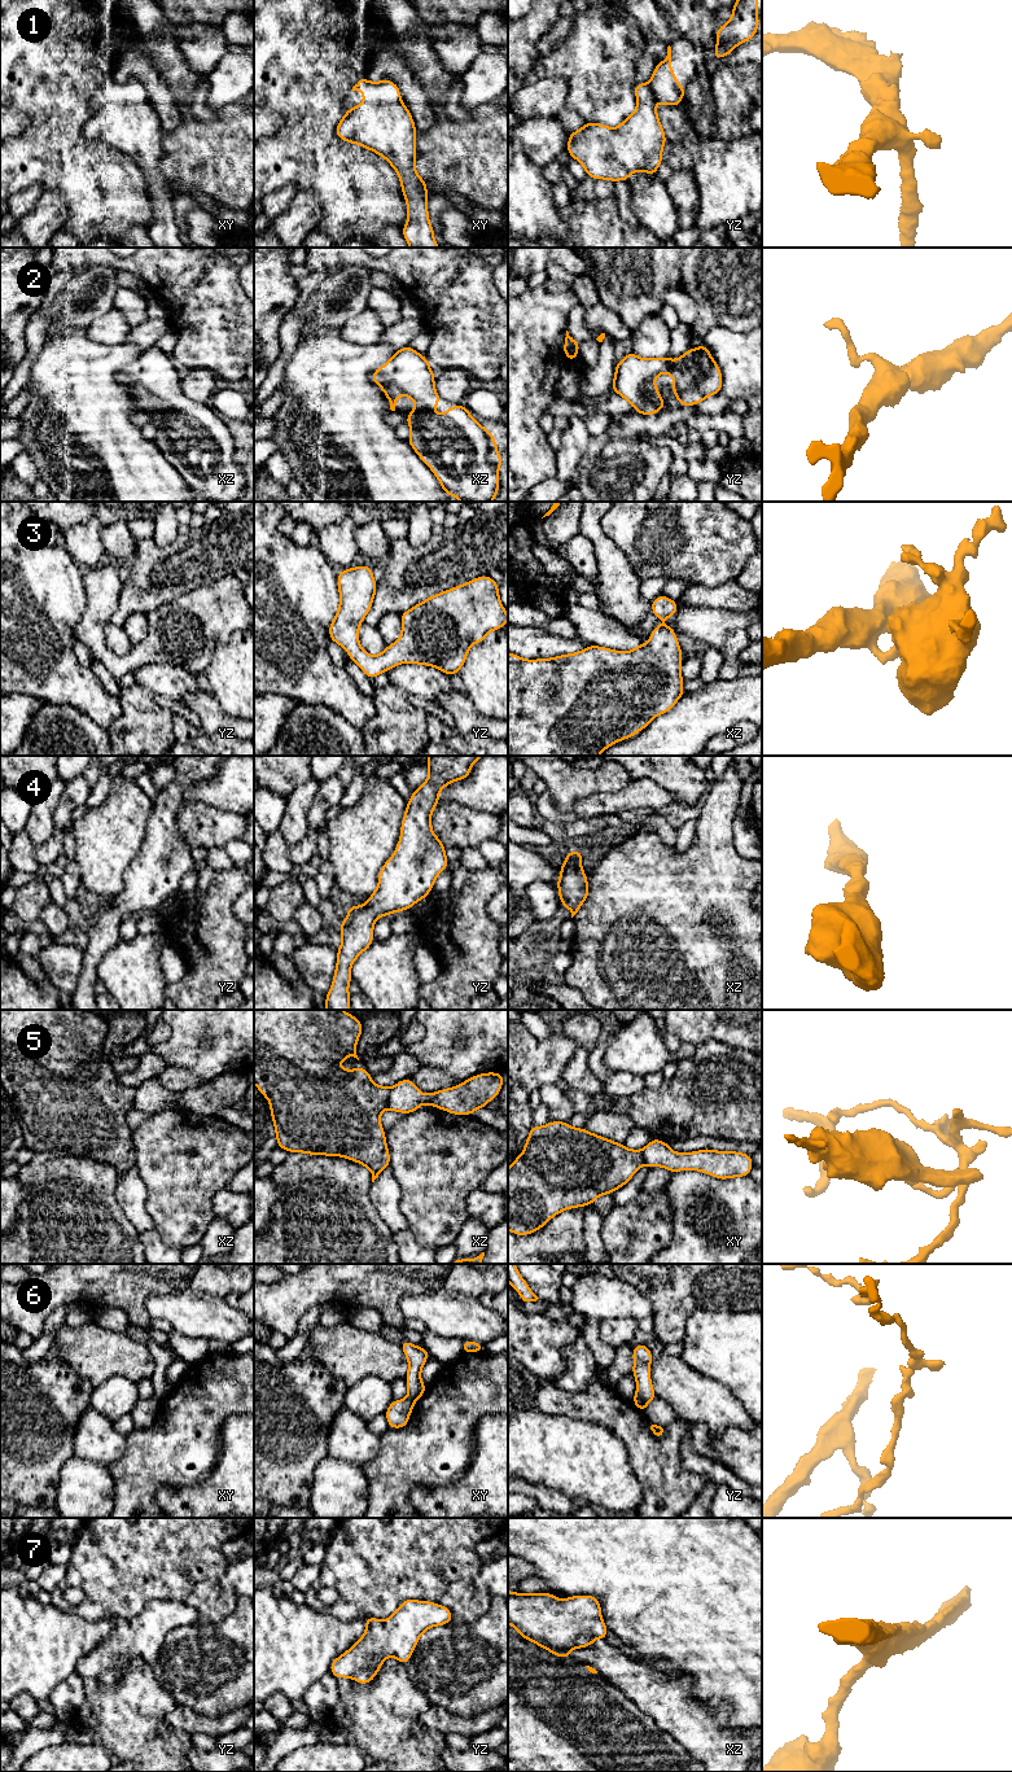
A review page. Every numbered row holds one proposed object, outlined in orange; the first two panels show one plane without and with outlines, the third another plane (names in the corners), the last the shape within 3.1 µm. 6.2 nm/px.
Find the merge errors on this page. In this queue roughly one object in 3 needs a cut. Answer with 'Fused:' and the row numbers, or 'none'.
Fused: 5, 6

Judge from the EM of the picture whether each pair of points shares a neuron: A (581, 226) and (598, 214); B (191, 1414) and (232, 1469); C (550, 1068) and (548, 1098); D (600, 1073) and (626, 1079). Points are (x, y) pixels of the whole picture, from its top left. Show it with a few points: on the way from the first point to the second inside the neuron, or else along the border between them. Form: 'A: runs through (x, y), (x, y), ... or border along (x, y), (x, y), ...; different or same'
A: runs through (585, 226), (594, 218); same
B: border along (223, 1423), (220, 1427), (220, 1455), (210, 1473); different
C: border along (553, 1083), (546, 1083), (538, 1088); different
D: border along (613, 1071), (603, 1084); different

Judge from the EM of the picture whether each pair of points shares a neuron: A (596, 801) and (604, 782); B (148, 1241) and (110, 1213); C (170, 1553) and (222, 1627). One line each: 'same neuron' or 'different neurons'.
A: different neurons
B: different neurons
C: different neurons

